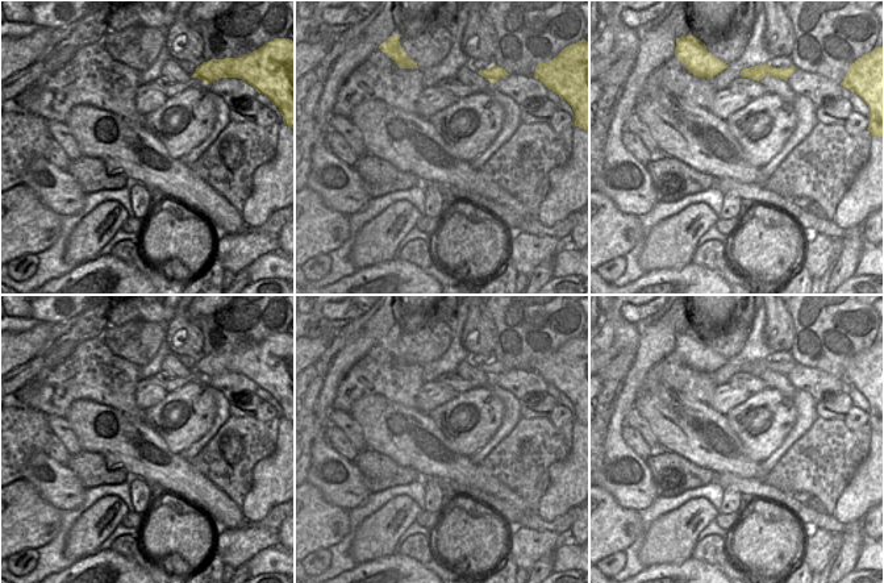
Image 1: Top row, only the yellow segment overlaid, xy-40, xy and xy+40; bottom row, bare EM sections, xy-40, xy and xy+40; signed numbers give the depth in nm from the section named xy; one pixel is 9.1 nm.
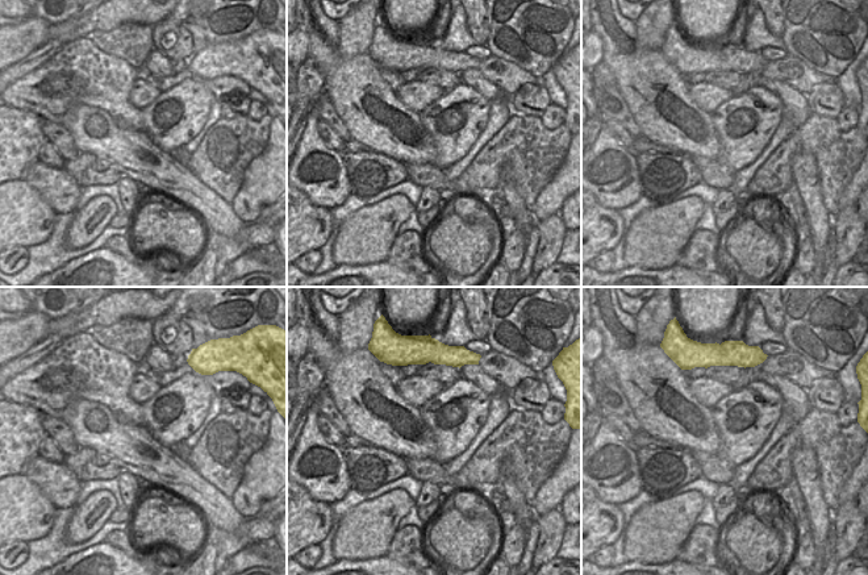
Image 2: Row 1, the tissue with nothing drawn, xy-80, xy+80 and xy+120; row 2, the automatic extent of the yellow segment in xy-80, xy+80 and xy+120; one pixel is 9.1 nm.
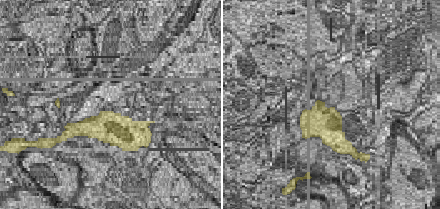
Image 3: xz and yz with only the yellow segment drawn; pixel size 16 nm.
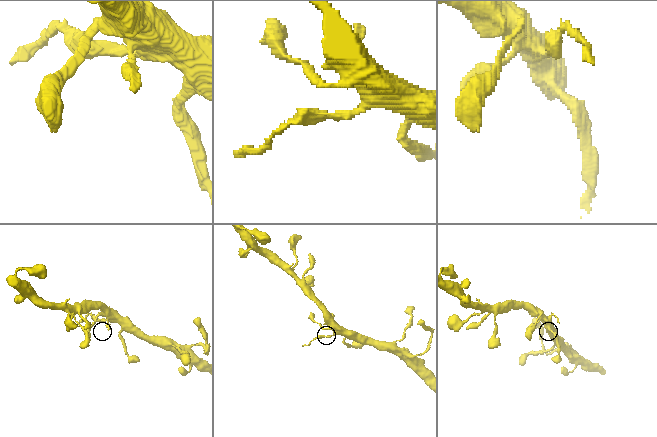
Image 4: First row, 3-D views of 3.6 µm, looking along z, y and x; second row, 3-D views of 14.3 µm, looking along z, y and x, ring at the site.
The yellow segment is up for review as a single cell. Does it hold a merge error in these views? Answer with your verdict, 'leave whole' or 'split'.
split

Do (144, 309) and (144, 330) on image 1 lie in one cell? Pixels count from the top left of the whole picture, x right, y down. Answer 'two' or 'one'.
two

